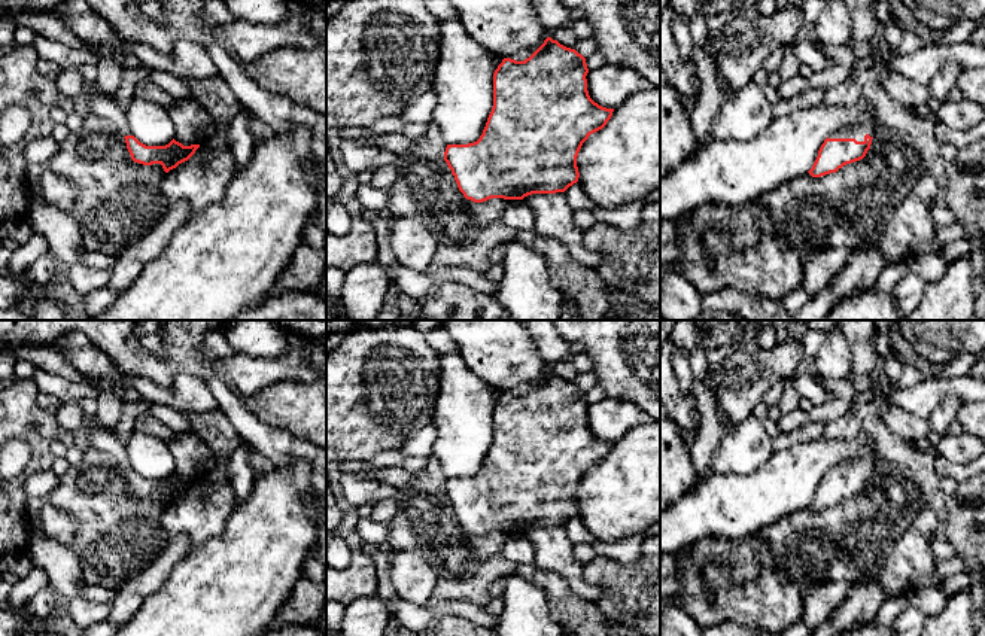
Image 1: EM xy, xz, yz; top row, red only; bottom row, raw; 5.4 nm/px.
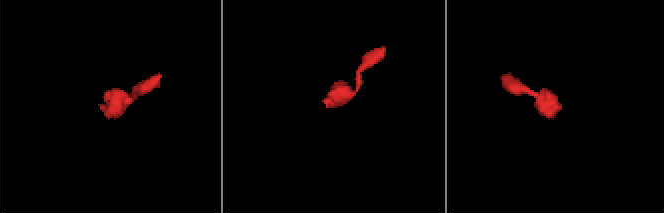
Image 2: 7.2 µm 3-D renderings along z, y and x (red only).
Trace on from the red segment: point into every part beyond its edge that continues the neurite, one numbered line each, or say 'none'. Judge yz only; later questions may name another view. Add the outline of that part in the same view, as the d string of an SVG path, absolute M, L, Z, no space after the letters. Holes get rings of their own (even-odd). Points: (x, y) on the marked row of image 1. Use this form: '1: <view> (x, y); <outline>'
1: yz (857, 131); M870 122L842 128L829 136L829 139L855 139L857 141L864 141L866 134L870 137L875 137L878 134Z

